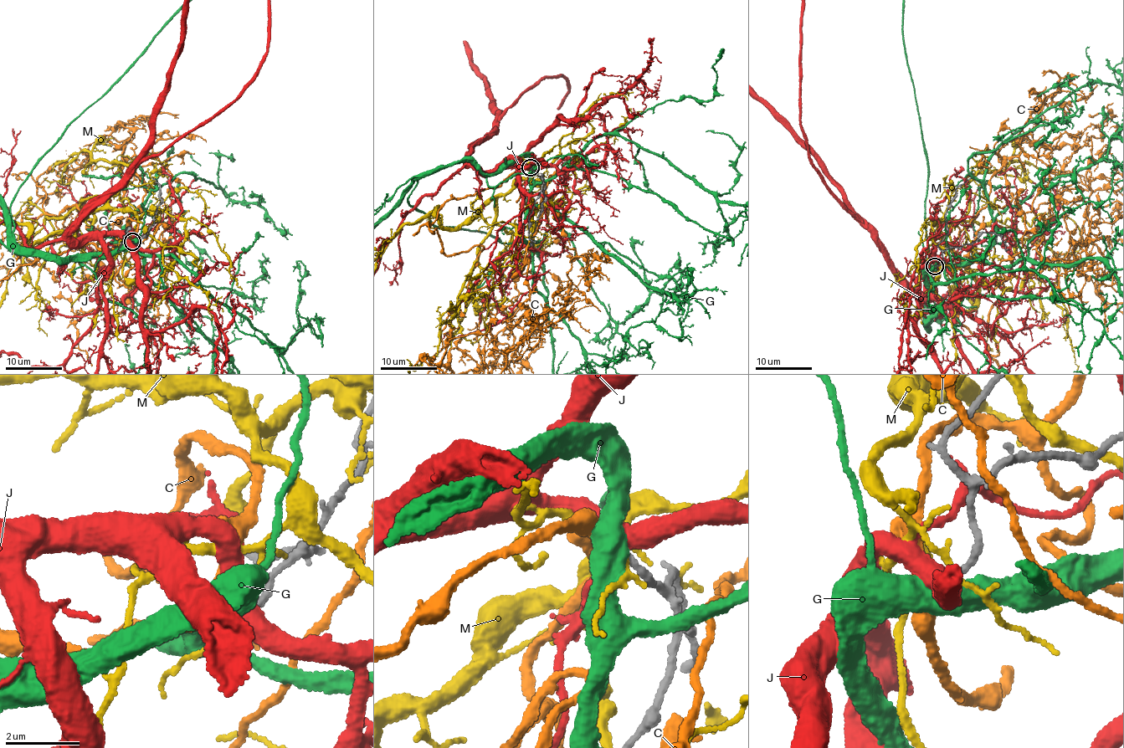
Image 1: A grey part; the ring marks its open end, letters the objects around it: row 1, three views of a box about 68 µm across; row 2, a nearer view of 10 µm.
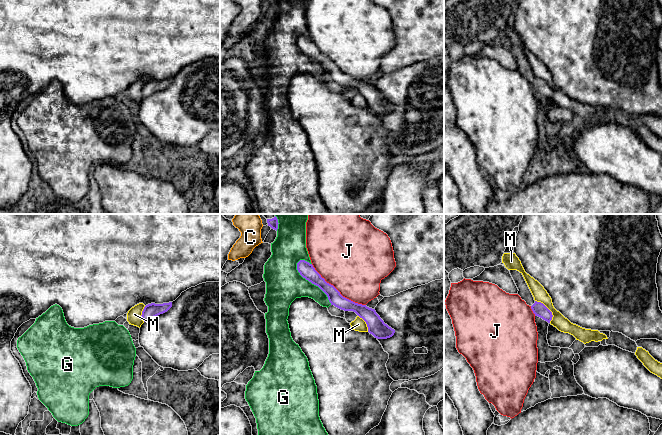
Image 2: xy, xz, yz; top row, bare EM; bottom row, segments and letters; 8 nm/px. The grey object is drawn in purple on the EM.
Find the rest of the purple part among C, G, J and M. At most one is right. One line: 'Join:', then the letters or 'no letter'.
Join: no letter

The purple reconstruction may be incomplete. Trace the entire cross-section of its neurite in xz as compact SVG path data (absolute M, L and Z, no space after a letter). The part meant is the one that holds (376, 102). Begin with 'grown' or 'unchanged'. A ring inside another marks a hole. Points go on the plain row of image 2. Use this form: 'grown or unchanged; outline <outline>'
unchanged; outline M300 36L297 39L297 46L303 54L318 62L327 71L331 81L344 87L353 87L362 94L367 100L368 108L375 114L387 115L394 111L395 106L384 99L375 85L343 73L333 61L327 59L321 53L312 40L305 36Z

